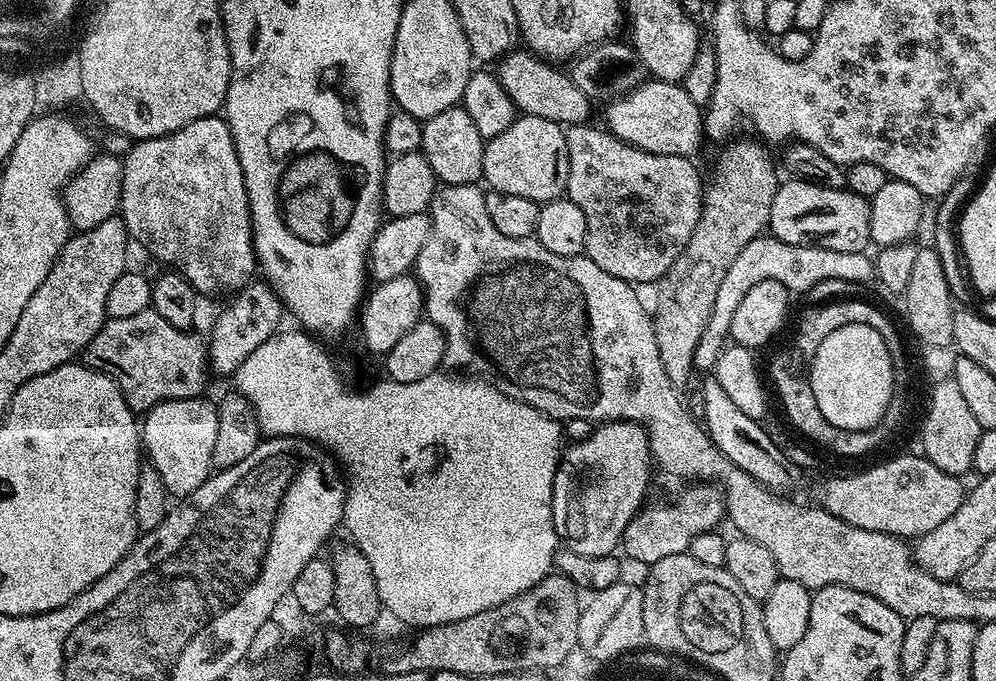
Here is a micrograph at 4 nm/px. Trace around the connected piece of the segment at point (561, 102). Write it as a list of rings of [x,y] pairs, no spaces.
[[[527,50],[509,52],[494,68],[494,74],[500,80],[502,90],[510,94],[517,113],[534,118],[546,118],[561,126],[589,123],[593,101],[589,100],[578,86],[574,86],[567,71],[559,72],[555,63],[549,62]]]

